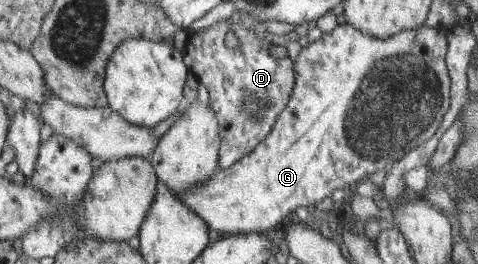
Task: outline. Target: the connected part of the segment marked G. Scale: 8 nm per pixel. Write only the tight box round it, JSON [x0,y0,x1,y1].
[179,24,452,236]

